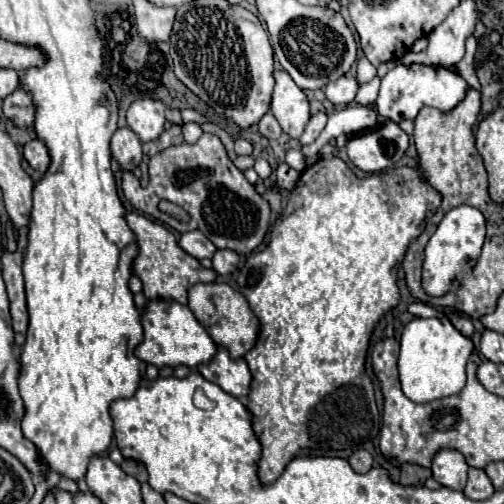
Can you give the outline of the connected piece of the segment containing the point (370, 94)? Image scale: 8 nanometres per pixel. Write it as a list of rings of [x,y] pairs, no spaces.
[[[374,77],[370,83],[364,83],[364,85],[358,89],[356,103],[358,103],[358,105],[372,105],[372,103],[376,101],[376,95],[378,95],[378,83],[380,83],[378,77]]]

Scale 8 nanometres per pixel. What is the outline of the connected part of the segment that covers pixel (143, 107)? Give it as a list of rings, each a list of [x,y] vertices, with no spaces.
[[[140,99],[126,111],[128,127],[144,141],[156,141],[164,131],[164,105],[154,99]]]

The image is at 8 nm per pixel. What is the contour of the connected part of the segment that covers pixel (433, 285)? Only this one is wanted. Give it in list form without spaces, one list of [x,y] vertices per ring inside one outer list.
[[[460,205],[450,209],[426,245],[426,257],[422,269],[422,287],[426,289],[426,293],[434,297],[448,293],[452,281],[460,277],[464,263],[480,255],[484,237],[486,237],[486,221],[478,209],[470,205]]]

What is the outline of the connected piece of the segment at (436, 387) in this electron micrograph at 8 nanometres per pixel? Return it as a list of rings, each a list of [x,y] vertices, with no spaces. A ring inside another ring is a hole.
[[[446,317],[412,319],[400,337],[398,371],[404,395],[414,403],[432,403],[458,393],[466,383],[466,361],[472,351],[472,339],[462,335]]]

